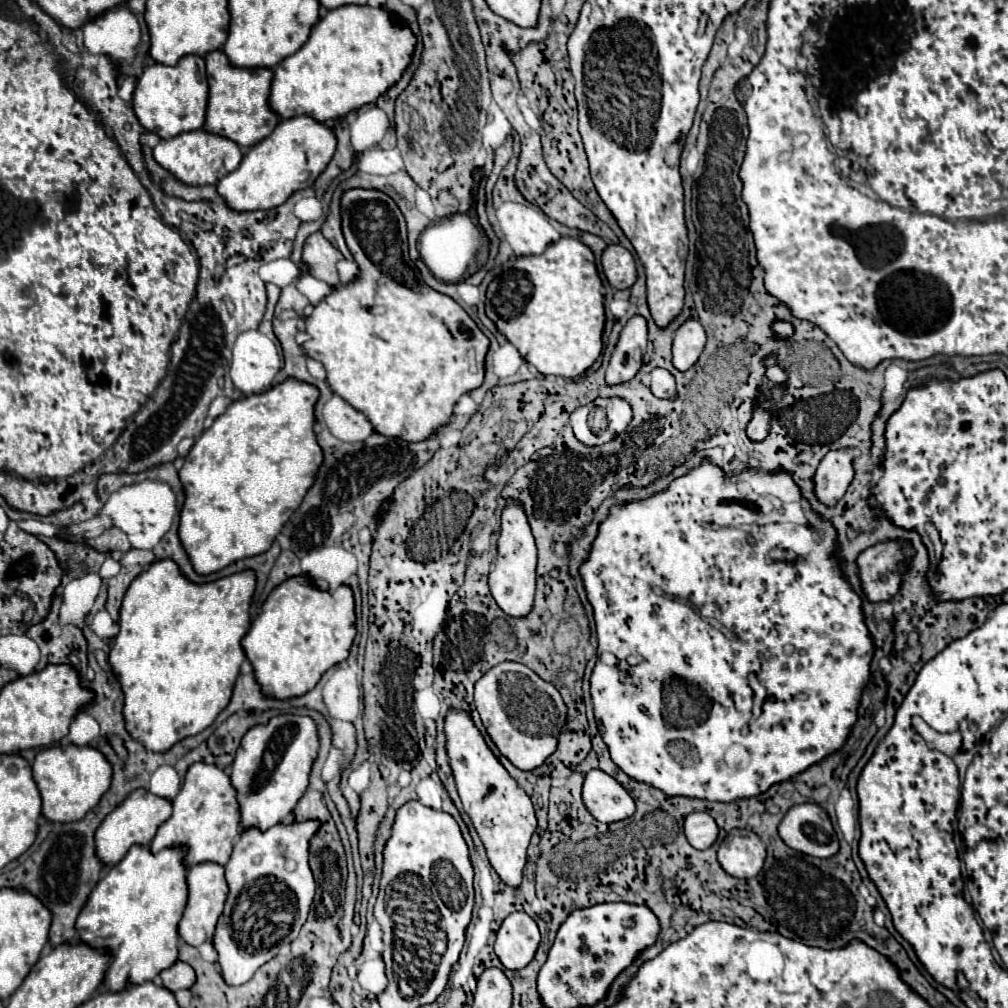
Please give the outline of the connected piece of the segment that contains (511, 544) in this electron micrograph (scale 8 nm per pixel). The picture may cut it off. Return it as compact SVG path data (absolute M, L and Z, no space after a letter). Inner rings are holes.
M510 501L502 513L502 531L498 539L498 559L488 577L492 597L496 599L498 607L510 617L526 617L534 605L536 593L536 545L530 533L530 525L522 507L516 501Z

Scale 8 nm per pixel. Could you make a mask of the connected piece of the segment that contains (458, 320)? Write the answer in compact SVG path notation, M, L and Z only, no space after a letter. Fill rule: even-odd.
M376 189L346 191L342 195L342 231L360 273L350 285L334 289L312 309L312 315L306 317L310 341L304 343L304 349L308 357L324 365L326 381L332 391L362 411L376 433L402 441L426 441L432 433L450 423L456 401L482 385L490 341L452 297L424 283L416 265L408 259L406 251L400 249L408 247L406 223L386 193Z

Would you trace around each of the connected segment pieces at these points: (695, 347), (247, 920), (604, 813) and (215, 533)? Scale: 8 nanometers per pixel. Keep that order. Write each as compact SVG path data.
M686 321L674 335L674 367L688 371L700 359L706 345L706 333L698 321Z
M308 819L308 821L292 821L292 823L278 823L266 831L258 827L248 827L240 833L240 837L234 843L234 851L230 861L226 863L226 881L230 885L230 893L226 899L224 913L218 921L216 933L214 933L214 949L218 953L218 965L222 979L232 985L244 985L246 981L252 979L252 975L272 957L278 955L280 945L290 943L298 937L302 925L306 923L316 883L308 865L308 849L310 849L310 839L318 833L322 823L318 819Z
M592 769L584 777L582 799L588 811L602 823L622 821L634 815L636 803L630 793L610 775Z
M286 379L278 385L274 385L272 389L264 391L264 393L258 393L258 395L248 395L248 397L242 397L238 401L232 401L228 405L228 409L218 417L214 419L212 427L204 429L204 433L194 441L190 453L186 455L184 459L184 465L180 469L180 481L186 489L186 503L184 503L184 509L180 513L180 537L182 537L182 545L186 545L186 553L190 553L190 561L194 561L194 569L198 569L198 573L202 575L208 575L208 573L214 573L214 571L220 571L224 567L228 567L230 563L238 561L238 559L244 559L244 557L252 557L252 555L258 555L258 553L264 553L270 549L272 541L276 539L276 535L280 533L280 529L284 527L284 523L290 519L290 515L298 509L298 505L302 503L304 495L308 493L308 489L314 485L314 479L316 479L316 471L318 467L322 465L324 461L324 453L316 441L316 435L314 435L314 407L316 407L316 401L320 397L320 391L318 387L310 385L310 383L304 383L304 381L298 381L298 379Z

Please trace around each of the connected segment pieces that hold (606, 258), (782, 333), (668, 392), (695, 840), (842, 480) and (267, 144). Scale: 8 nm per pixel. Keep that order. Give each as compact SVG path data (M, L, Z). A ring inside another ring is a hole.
M608 245L604 255L602 255L602 269L608 279L608 283L614 289L630 289L638 275L636 275L636 265L628 249L622 245Z
M776 319L776 321L770 325L770 329L772 329L772 337L774 337L776 341L786 341L786 339L790 339L790 337L794 335L792 323L788 323L788 321L784 321L784 319Z
M654 369L650 373L650 389L658 399L672 399L676 395L674 377L666 369Z
M690 813L684 821L684 833L694 849L708 849L718 837L718 827L708 813Z
M842 449L826 453L812 479L818 501L826 507L834 507L842 499L846 487L850 485L852 475L852 457L848 455L848 451Z
M310 115L282 119L270 137L250 147L242 165L218 181L216 189L234 211L272 209L282 205L296 191L310 187L332 161L334 151L334 131L324 123L312 119Z

